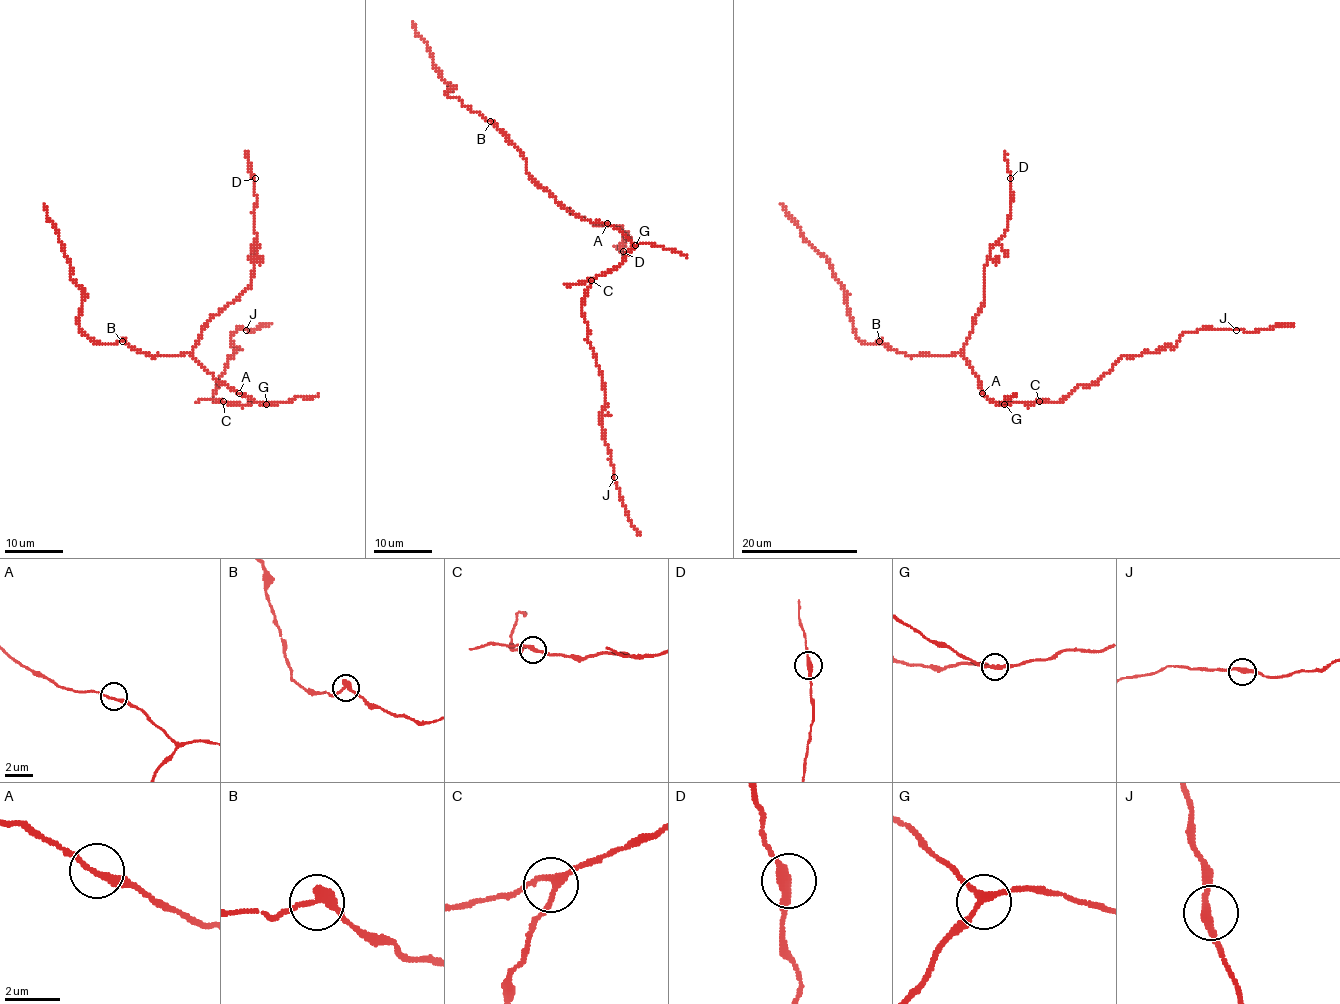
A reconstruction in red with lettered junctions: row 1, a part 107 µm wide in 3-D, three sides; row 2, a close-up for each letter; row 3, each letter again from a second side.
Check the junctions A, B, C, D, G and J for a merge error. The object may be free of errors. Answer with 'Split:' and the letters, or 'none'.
Split: none

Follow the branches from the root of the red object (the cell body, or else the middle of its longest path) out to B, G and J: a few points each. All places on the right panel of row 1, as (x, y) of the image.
B: (983, 393), (978, 377), (960, 353), (909, 356), (880, 342)
G: (983, 393), (991, 400), (1004, 404)
J: (983, 393), (999, 404), (1062, 401), (1123, 356), (1174, 346), (1205, 327), (1236, 330)

